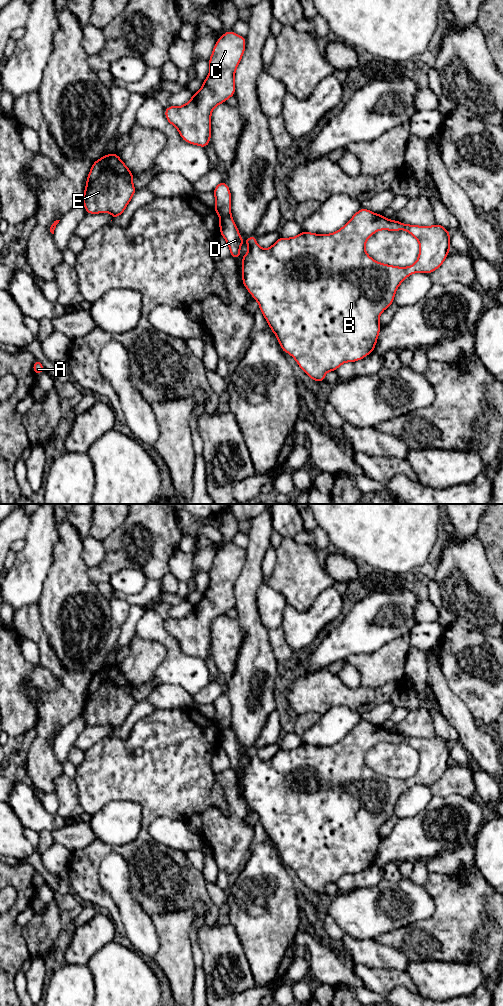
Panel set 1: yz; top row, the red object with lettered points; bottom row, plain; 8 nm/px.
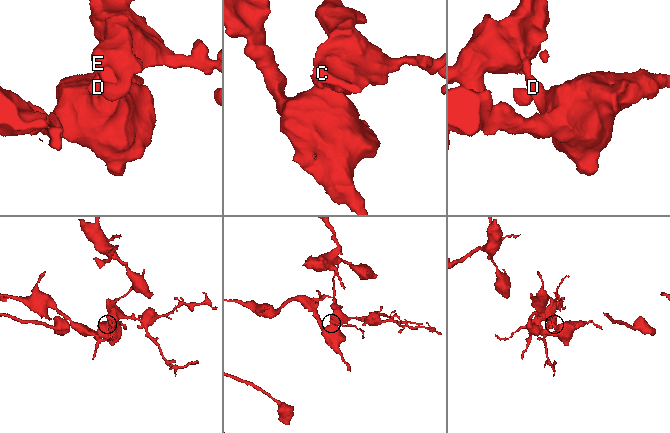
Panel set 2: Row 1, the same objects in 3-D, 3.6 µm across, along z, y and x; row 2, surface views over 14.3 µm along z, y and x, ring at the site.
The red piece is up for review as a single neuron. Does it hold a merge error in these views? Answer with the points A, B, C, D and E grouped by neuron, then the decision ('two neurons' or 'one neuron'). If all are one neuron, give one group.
A B D / C E | two neurons

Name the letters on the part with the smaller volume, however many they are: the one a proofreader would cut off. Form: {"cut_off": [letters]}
{"cut_off": ["C", "E"]}

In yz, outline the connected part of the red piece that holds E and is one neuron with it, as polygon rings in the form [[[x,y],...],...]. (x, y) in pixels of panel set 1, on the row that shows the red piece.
[[[116,153],[93,162],[82,201],[87,214],[109,212],[112,220],[125,211],[134,193],[134,174]]]

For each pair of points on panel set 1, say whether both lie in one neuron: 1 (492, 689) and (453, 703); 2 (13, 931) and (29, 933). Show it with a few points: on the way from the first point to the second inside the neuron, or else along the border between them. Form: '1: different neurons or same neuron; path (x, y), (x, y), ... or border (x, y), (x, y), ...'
1: different neurons; border (446, 682), (452, 692), (465, 705), (474, 720)
2: different neurons; border (21, 928), (21, 934), (30, 954)

